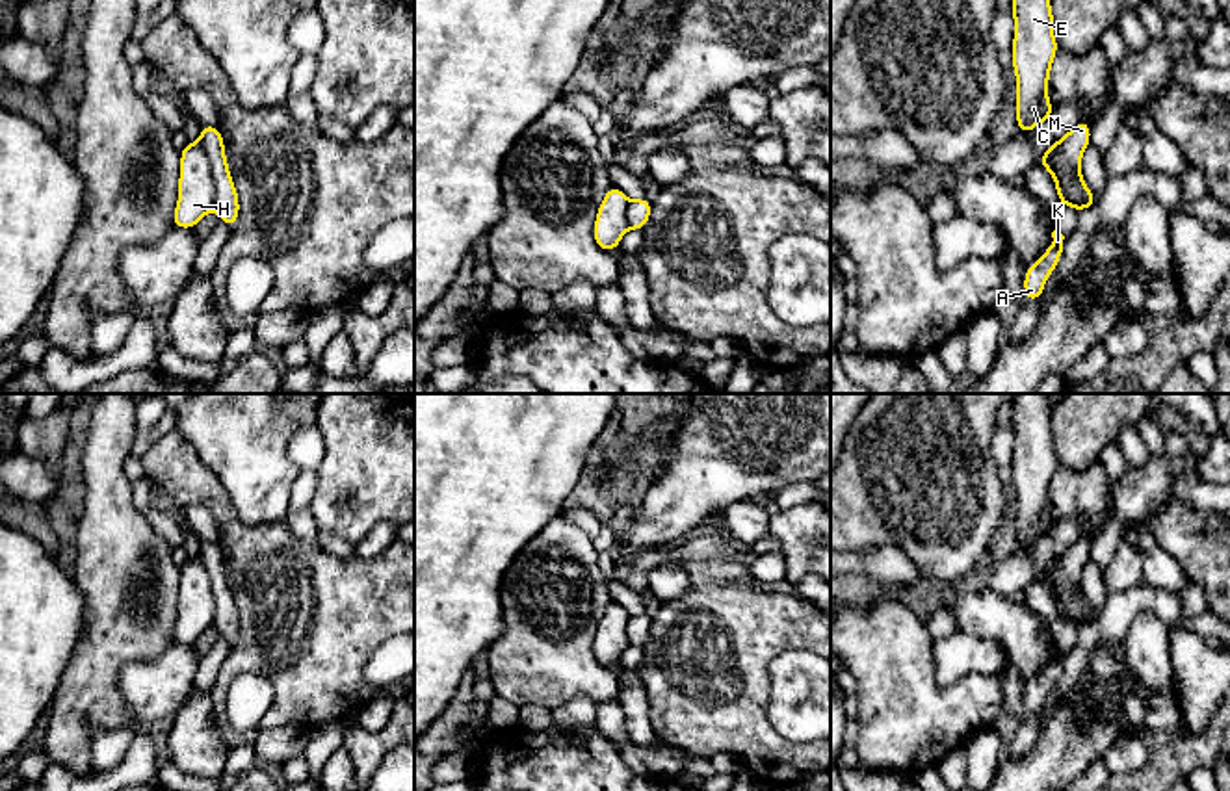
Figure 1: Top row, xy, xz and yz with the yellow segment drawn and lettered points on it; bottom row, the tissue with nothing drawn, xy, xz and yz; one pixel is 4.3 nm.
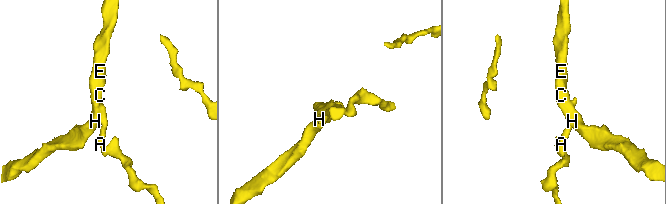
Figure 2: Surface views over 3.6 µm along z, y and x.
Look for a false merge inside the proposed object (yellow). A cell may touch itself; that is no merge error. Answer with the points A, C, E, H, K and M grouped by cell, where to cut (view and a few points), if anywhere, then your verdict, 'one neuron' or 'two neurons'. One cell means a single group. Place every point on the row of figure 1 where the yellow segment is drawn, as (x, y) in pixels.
A K M / C E H | xy (199, 142), (209, 160), (214, 208) | two neurons

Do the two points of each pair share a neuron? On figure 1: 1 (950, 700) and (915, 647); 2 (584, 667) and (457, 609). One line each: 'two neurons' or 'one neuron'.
1: one neuron
2: two neurons

